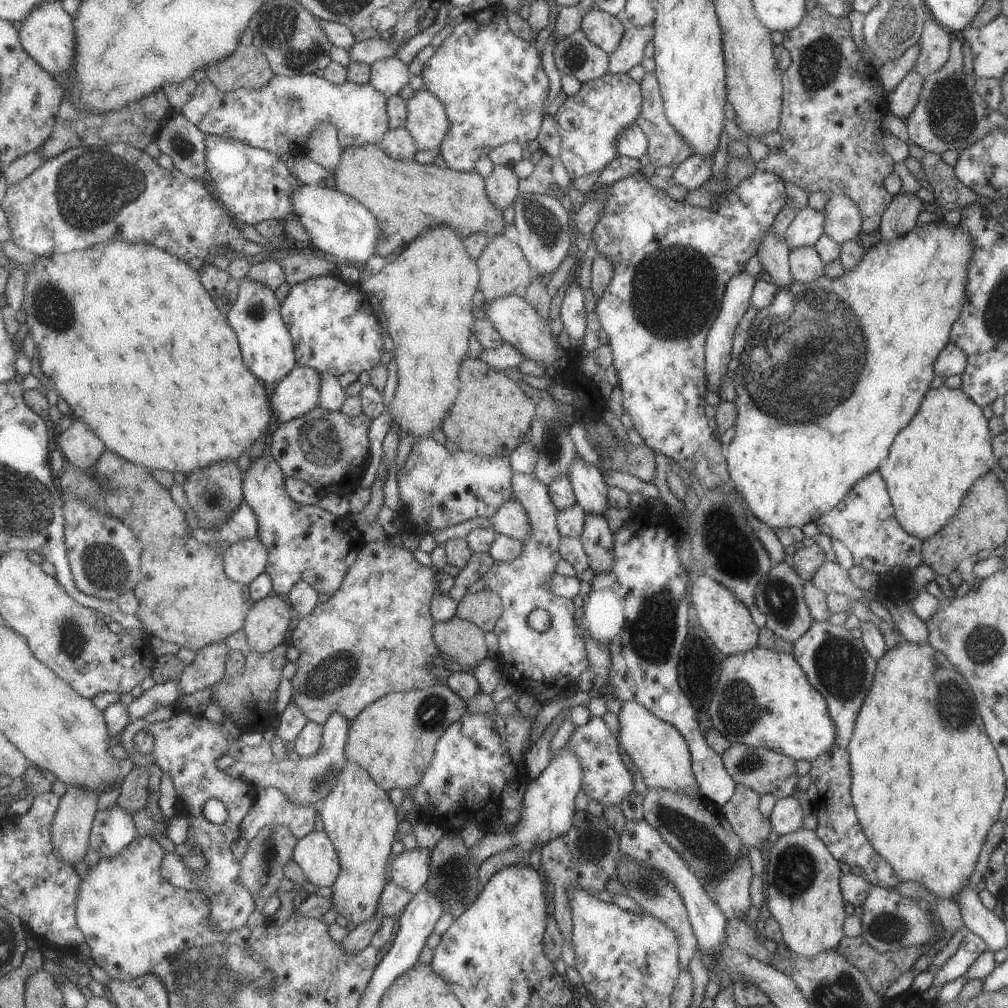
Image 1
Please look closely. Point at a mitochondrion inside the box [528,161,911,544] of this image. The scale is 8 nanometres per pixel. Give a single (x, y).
(798, 363)

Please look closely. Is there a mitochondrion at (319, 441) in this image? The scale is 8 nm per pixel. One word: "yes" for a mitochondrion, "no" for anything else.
yes

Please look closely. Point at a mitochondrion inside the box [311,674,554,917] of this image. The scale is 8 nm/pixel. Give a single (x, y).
(431, 712)

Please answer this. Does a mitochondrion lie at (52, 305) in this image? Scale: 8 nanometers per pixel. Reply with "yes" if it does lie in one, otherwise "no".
yes

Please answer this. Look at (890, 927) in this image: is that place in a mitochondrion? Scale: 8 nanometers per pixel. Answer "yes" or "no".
yes

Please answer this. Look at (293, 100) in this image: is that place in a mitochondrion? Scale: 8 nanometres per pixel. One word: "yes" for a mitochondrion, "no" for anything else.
yes

